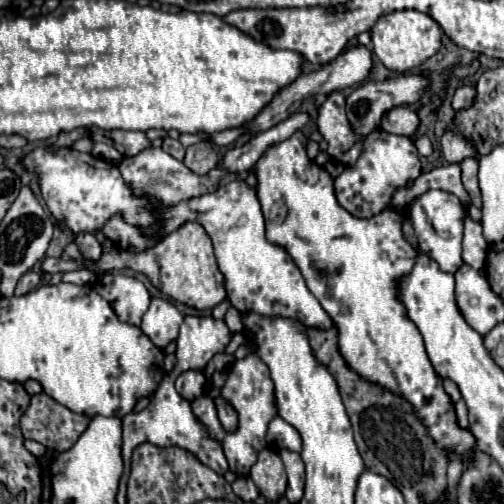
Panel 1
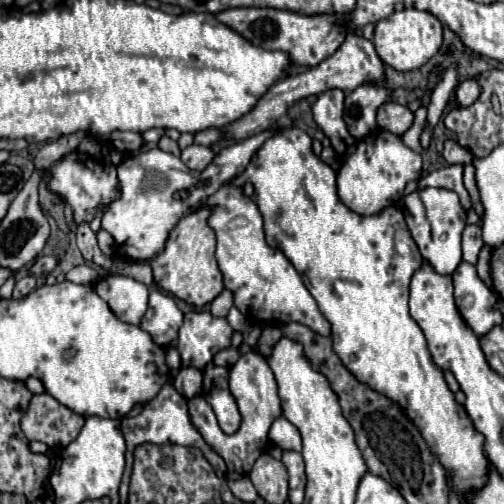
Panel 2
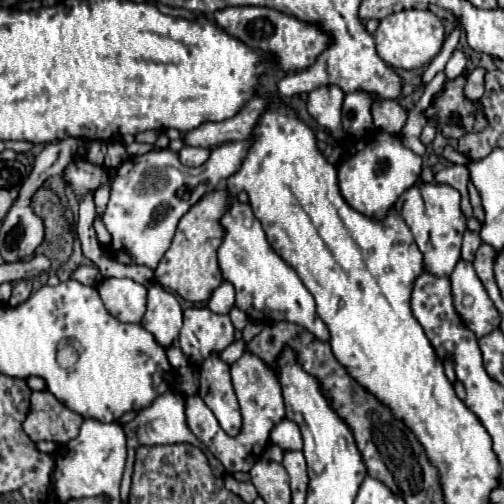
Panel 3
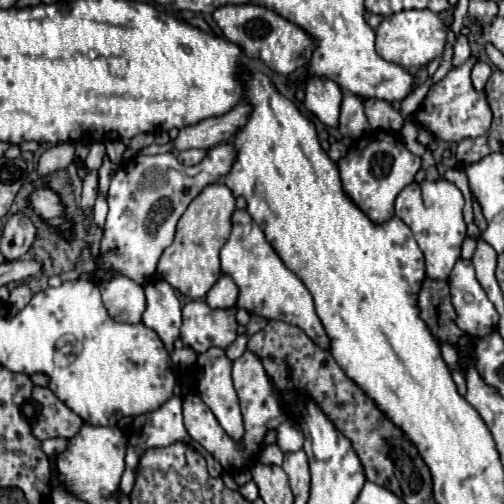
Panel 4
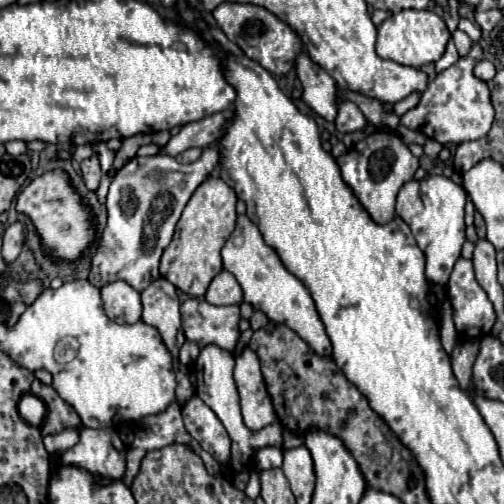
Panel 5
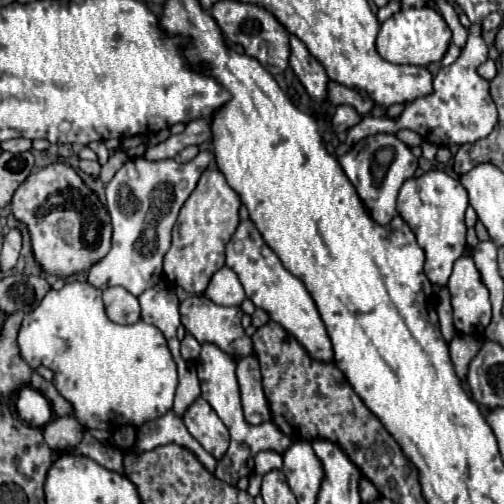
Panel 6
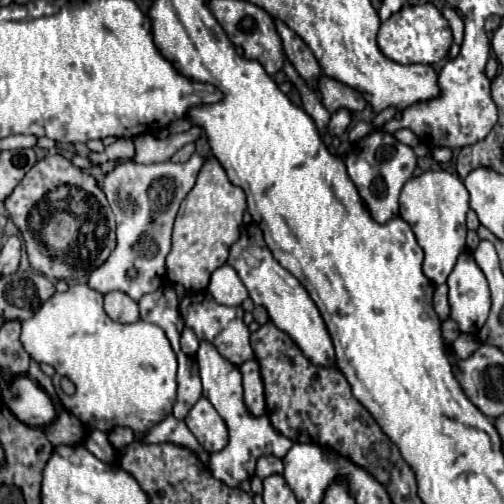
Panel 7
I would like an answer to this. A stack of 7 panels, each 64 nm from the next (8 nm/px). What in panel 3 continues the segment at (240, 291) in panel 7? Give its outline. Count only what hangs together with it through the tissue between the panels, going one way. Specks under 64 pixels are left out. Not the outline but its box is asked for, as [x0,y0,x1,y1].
[208,280,234,314]

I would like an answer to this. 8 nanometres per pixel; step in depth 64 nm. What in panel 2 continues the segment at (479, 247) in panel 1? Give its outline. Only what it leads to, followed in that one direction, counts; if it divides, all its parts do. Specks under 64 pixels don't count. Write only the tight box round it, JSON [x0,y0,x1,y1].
[462,226,484,264]

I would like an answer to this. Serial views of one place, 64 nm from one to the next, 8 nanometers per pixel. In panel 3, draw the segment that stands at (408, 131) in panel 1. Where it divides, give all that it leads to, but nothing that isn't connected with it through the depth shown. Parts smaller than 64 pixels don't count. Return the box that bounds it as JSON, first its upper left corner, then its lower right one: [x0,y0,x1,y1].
[372,100,406,134]

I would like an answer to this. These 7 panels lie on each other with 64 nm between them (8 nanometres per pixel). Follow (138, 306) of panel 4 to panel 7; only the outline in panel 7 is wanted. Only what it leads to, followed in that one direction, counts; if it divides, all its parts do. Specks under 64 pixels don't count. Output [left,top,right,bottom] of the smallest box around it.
[104,292,140,324]

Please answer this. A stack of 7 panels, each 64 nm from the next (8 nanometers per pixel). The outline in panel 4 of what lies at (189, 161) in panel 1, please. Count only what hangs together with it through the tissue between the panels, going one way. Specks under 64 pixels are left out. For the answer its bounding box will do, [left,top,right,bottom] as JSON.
[178,150,206,166]

